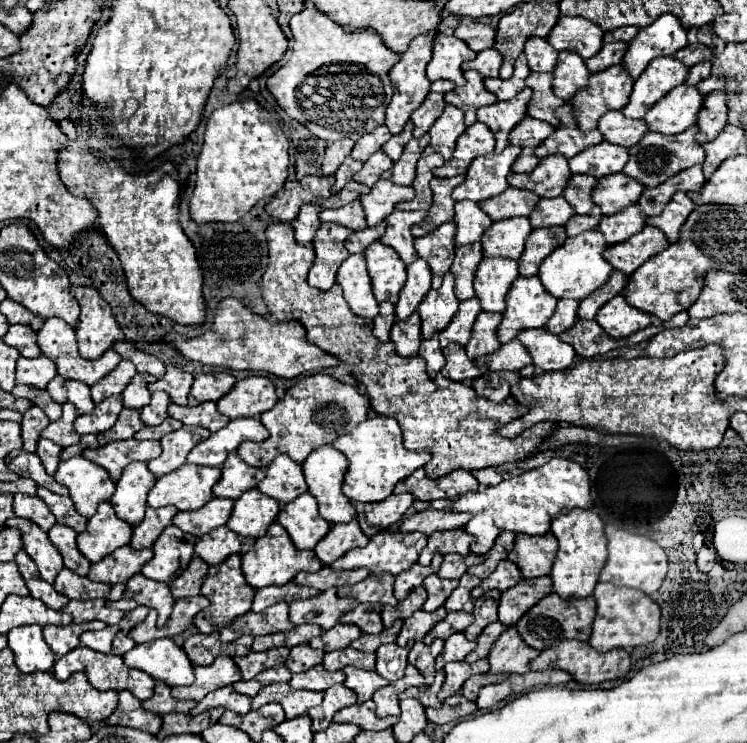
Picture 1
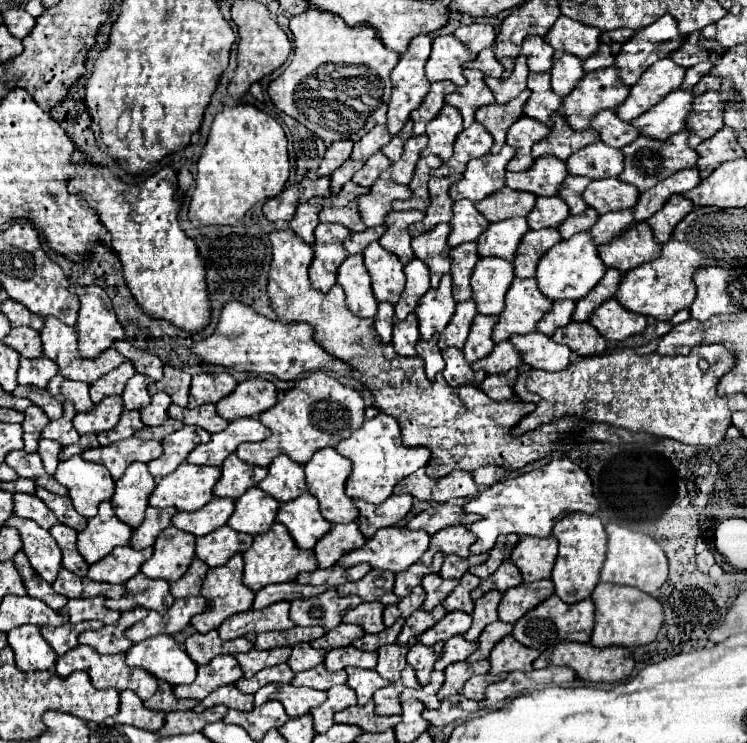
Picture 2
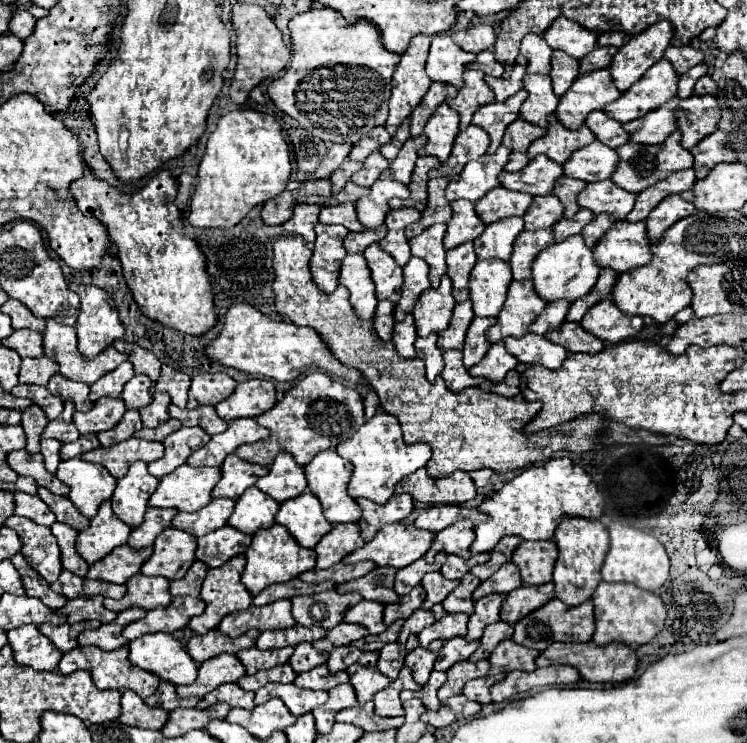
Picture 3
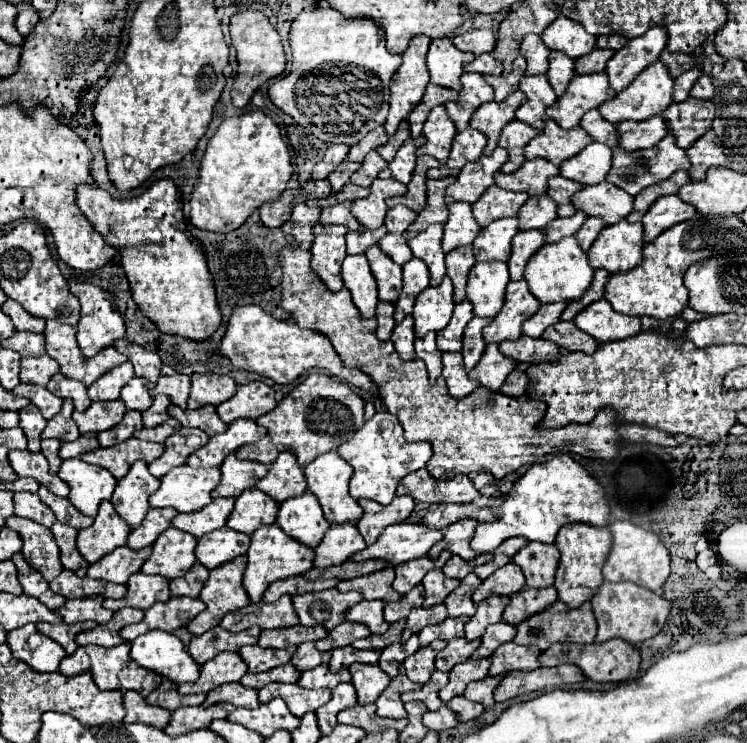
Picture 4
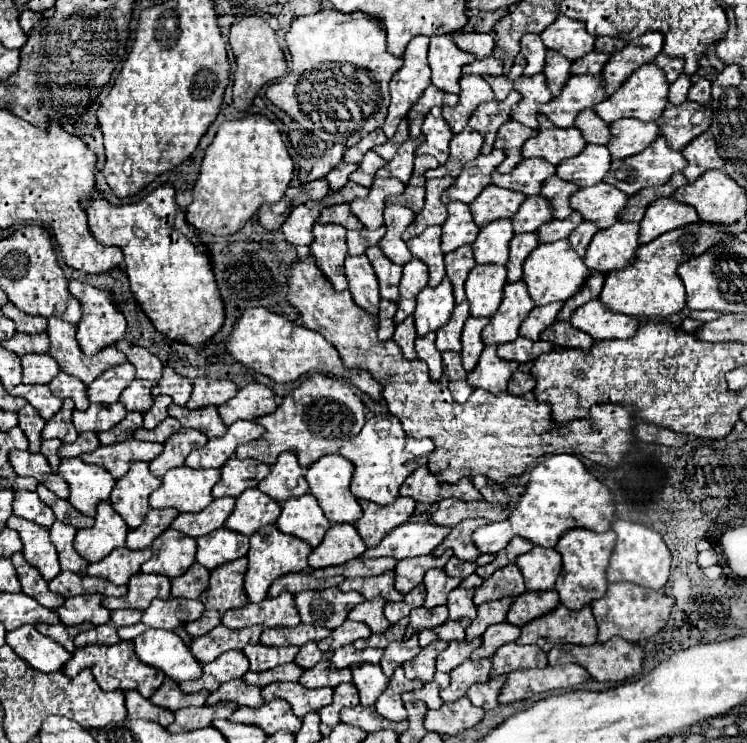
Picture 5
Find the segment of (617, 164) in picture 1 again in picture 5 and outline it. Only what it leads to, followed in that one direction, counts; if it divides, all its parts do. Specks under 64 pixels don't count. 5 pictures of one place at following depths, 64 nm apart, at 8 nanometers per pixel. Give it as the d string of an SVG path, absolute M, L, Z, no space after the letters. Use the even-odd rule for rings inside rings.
M586 144L586 148L578 156L568 158L560 166L556 166L556 176L562 180L570 180L576 186L594 186L602 182L608 166L608 150L604 146Z

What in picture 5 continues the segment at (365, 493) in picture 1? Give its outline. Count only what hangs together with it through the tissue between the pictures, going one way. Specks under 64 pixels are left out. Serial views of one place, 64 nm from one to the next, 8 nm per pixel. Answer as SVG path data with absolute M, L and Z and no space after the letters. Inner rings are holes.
M378 414L366 420L362 432L344 444L340 448L340 454L354 464L354 476L350 484L352 494L358 500L366 498L370 502L386 506L398 498L398 490L406 480L406 476L410 476L416 468L426 464L428 454L432 450L434 450L434 442L430 438L412 440L406 436L396 416Z

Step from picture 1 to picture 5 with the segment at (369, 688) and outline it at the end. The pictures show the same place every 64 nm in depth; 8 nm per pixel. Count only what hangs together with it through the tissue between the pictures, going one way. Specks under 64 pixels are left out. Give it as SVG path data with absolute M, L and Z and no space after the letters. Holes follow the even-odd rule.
M354 664L350 666L350 670L354 674L354 684L360 692L360 704L372 706L388 686L390 678L382 672L378 664Z

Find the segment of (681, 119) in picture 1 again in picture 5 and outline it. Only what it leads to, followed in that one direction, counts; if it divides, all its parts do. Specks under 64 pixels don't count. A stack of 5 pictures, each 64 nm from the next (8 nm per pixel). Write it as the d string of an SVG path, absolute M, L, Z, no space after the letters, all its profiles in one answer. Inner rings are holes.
M622 118L610 124L612 138L606 144L612 160L622 160L642 152L658 136L656 122L640 122L634 118Z

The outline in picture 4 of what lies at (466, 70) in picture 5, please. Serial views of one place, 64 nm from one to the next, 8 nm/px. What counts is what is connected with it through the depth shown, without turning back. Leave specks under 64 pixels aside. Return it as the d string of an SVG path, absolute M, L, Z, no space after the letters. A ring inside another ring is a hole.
M480 54L474 62L464 66L464 72L478 72L478 74L502 74L502 64L492 58L492 54Z

